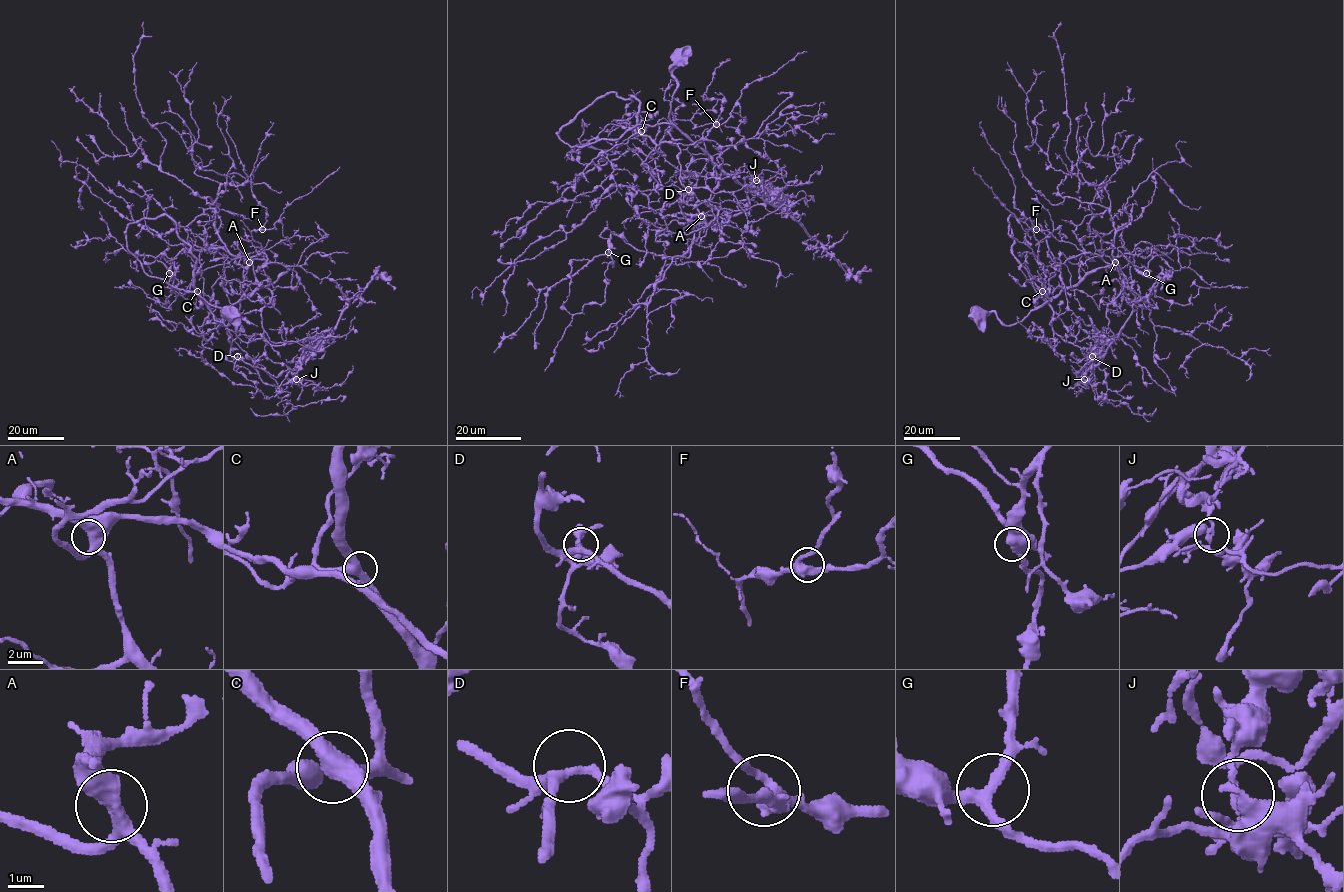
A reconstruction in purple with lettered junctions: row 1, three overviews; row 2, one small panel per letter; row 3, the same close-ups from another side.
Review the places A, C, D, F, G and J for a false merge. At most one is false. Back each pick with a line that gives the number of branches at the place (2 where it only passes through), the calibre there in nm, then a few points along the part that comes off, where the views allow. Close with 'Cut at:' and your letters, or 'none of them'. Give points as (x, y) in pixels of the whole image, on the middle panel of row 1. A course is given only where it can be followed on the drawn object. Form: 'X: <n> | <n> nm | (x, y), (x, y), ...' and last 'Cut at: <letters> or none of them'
J: 3 | 170 nm | (756, 180), (751, 183), (768, 193), (811, 236), (816, 237), (847, 273), (856, 276), (870, 269)
Cut at: J

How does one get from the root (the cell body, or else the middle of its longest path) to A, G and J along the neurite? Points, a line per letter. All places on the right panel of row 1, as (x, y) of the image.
A: (977, 314), (994, 312), (1006, 325), (1016, 323), (1091, 272), (1114, 263), (1114, 259), (1115, 262)
G: (977, 314), (994, 312), (1006, 325), (1016, 323), (1116, 256), (1151, 253), (1136, 248), (1129, 260), (1146, 273)
J: (977, 314), (1016, 323), (1052, 286), (1042, 291), (1052, 328), (1090, 358), (1094, 386), (1084, 379)

